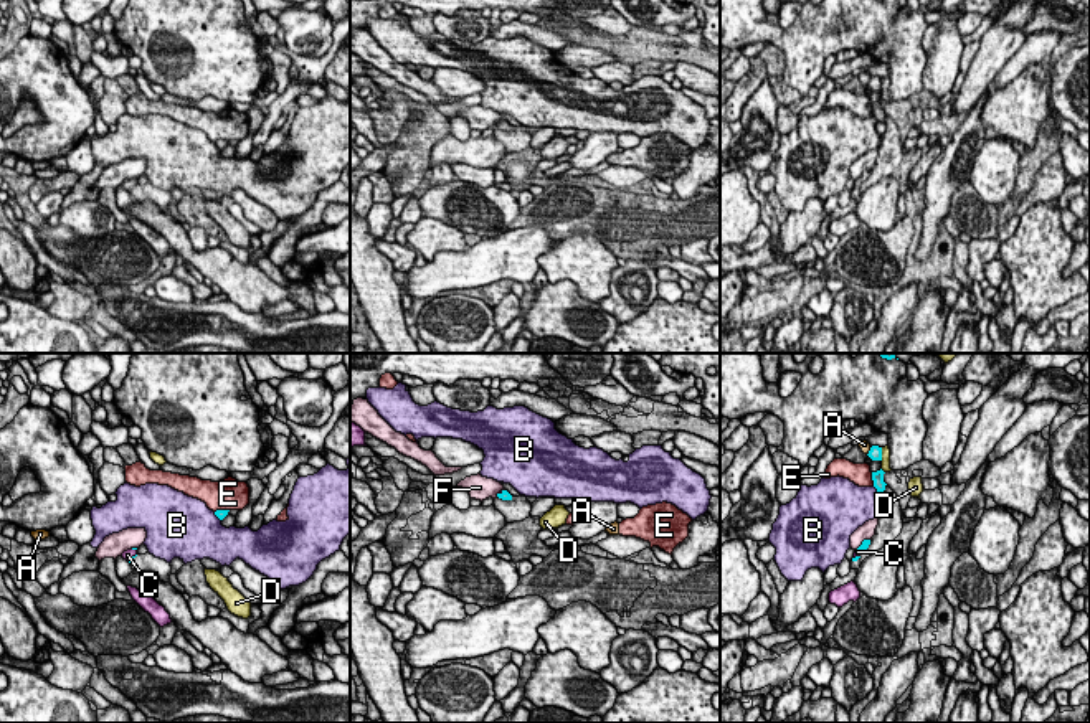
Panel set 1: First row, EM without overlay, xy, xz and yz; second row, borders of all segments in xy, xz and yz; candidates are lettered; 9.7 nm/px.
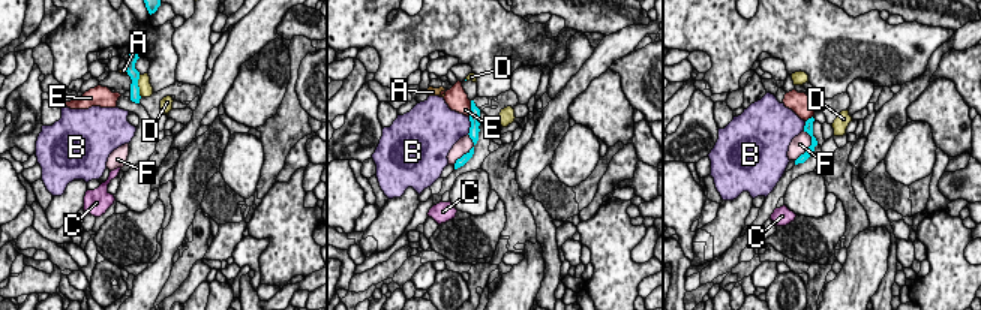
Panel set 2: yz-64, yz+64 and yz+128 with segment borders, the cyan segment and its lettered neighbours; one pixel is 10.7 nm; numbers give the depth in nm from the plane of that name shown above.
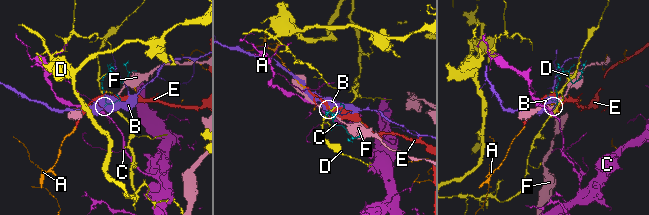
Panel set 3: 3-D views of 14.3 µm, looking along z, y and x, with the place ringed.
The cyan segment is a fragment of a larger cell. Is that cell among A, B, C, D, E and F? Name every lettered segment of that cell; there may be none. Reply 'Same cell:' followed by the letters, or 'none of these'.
Same cell: C

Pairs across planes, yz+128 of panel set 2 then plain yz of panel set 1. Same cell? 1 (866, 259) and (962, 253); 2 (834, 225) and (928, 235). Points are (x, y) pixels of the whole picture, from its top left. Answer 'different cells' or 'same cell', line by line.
1: different cells
2: different cells

